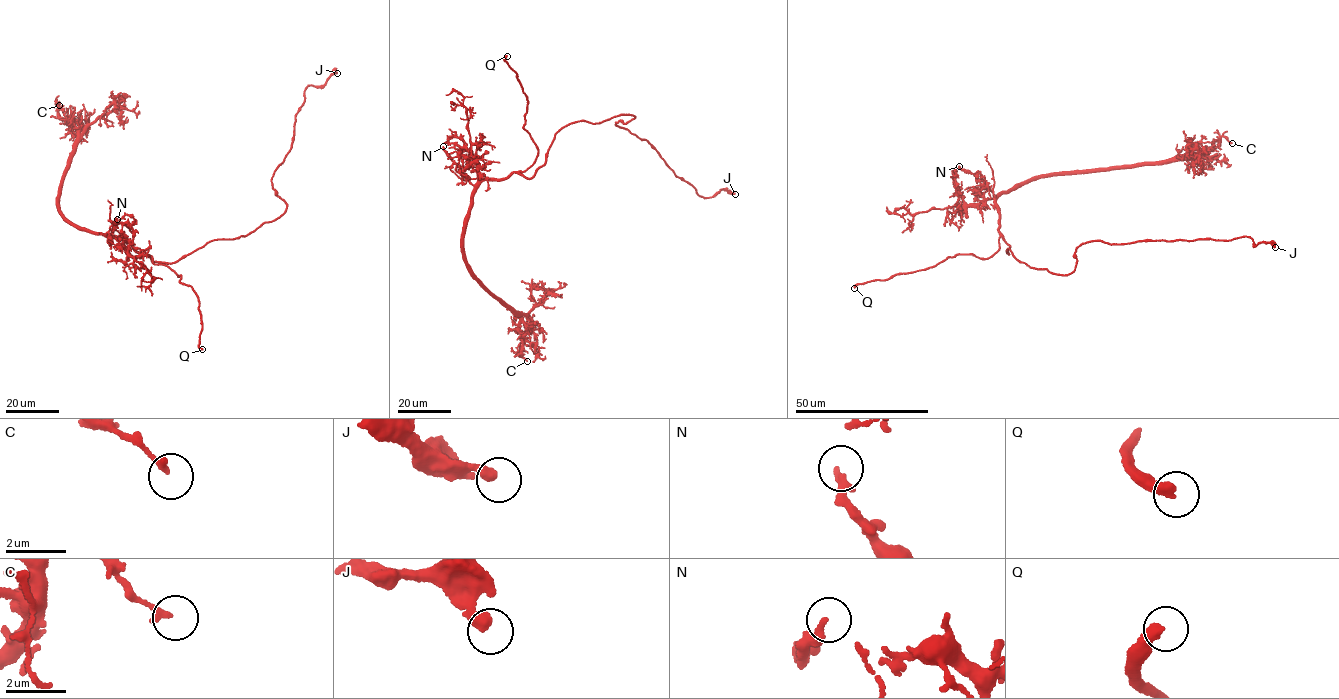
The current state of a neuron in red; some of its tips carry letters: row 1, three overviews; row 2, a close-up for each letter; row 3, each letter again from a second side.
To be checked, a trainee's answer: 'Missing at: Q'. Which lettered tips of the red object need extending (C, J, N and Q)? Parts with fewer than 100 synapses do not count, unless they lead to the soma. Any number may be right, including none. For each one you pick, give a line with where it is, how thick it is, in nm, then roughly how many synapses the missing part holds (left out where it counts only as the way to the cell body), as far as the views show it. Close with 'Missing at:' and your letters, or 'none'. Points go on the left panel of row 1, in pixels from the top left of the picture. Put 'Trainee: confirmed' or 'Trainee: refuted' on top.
Trainee: confirmed
Q: Place: (202, 349). Thickness 360 nm
Missing at: Q

